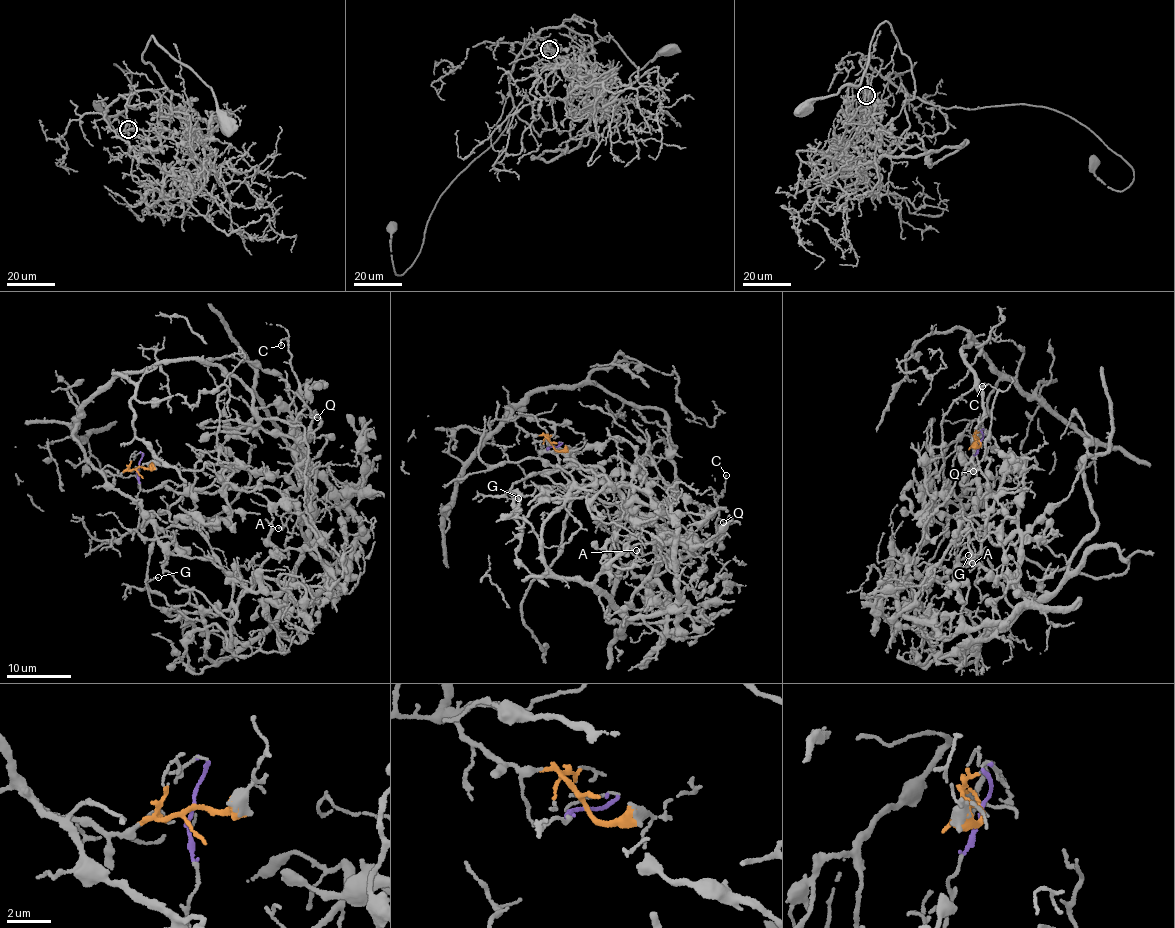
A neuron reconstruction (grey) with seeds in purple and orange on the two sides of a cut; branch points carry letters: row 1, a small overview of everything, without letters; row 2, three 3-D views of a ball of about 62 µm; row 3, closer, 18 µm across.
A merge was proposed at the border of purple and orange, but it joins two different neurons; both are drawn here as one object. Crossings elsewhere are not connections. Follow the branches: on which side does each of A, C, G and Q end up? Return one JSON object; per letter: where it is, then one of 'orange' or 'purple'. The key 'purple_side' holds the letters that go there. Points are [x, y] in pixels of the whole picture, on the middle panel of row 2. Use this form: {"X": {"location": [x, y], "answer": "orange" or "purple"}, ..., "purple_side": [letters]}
{"A": {"location": [636, 550], "answer": "purple"}, "C": {"location": [726, 475], "answer": "orange"}, "G": {"location": [518, 498], "answer": "purple"}, "Q": {"location": [723, 522], "answer": "purple"}, "purple_side": ["A", "G", "Q"]}

